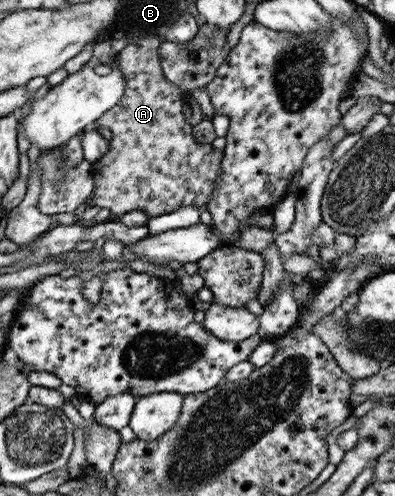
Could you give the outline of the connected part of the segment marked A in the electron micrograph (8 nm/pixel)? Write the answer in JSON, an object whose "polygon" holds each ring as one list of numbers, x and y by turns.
{"polygon":[[150,37,150,38,134,38,130,40,130,43,126,45,117,55,117,64,119,69,122,70,124,74,125,91,124,96,120,99,120,102,116,103,114,107,106,111,98,120,95,122,96,130,101,131,102,128,108,128,112,132,112,138,109,140,110,148,106,150,106,155,100,158,96,164,96,168,92,170,94,176,94,188,91,193,89,206,100,206,100,208,109,208,110,212,116,214,129,213,132,210,140,210,145,212,150,218,157,217,160,215,170,214,174,210,186,206,204,206,212,200,212,192,216,190,216,178,220,176,220,164,222,164,222,156,224,156,224,151,218,151,214,149,213,145,208,144,198,144,194,136,192,136,193,126,186,121,184,117,184,94,188,91,170,83,166,77,163,70,163,65,160,59,160,44,163,42,161,37]]}

